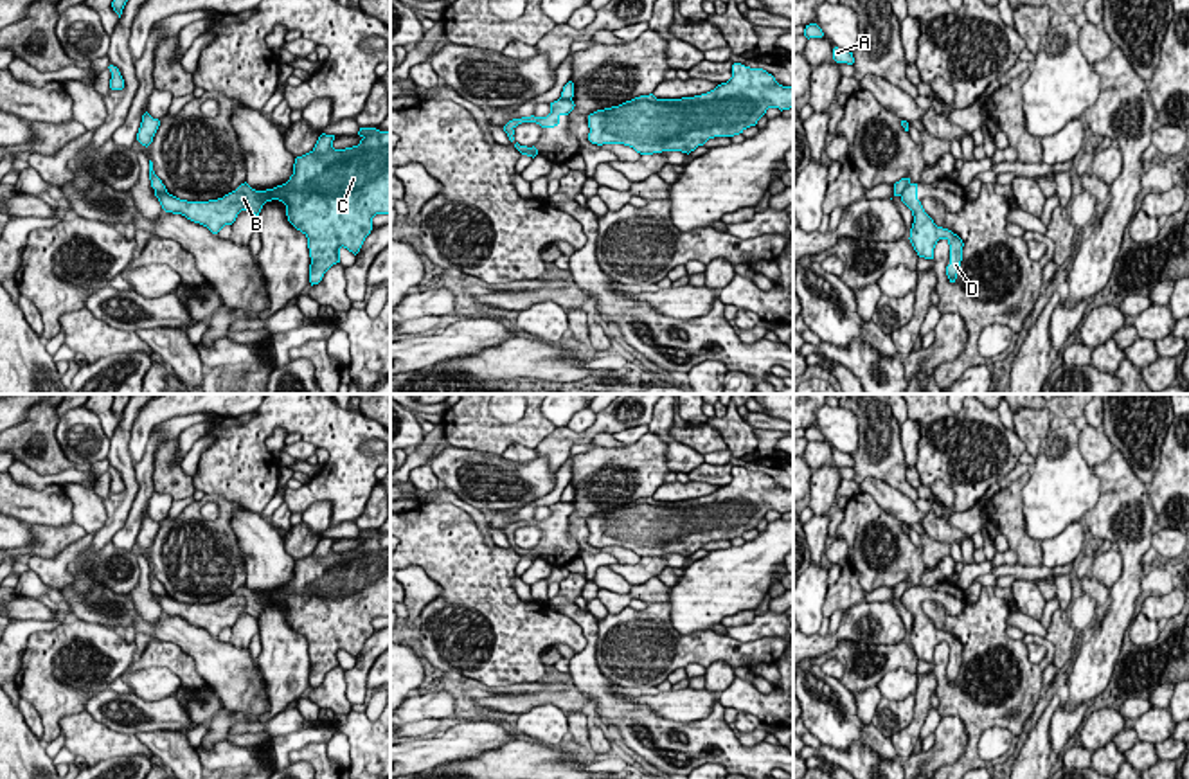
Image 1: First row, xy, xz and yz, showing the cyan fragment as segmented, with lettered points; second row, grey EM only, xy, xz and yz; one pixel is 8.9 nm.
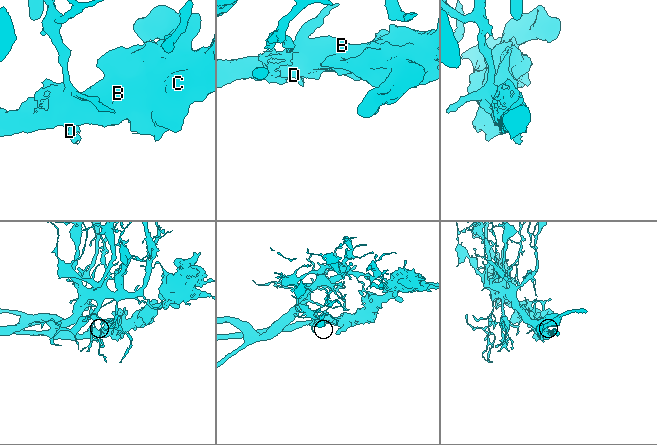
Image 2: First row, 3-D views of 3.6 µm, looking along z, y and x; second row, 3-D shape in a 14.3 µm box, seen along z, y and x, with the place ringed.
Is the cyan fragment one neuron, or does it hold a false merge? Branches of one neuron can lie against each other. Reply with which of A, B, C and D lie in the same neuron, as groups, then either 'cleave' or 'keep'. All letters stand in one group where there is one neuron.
groups A / B C D; cleave

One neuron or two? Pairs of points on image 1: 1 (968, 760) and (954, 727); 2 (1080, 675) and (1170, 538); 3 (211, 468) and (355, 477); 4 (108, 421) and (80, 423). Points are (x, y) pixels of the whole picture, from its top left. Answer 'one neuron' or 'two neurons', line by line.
1: two neurons
2: two neurons
3: one neuron
4: two neurons

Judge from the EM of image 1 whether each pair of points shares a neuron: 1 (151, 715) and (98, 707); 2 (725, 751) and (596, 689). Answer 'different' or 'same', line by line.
1: same
2: same

